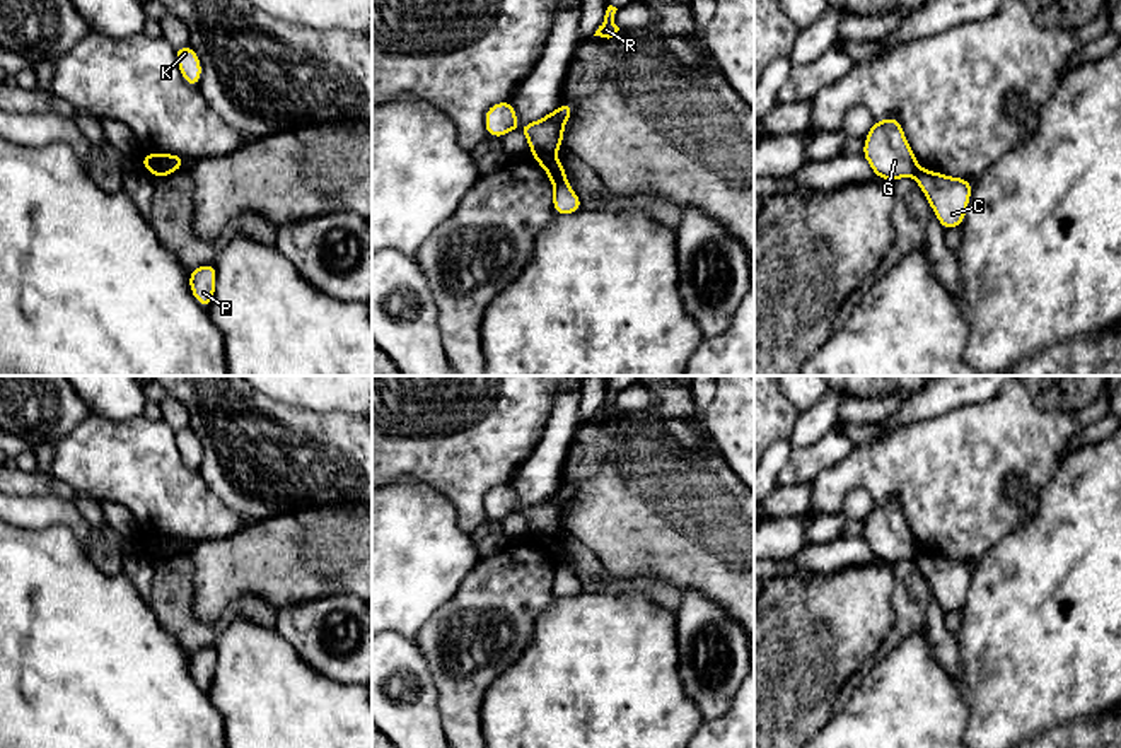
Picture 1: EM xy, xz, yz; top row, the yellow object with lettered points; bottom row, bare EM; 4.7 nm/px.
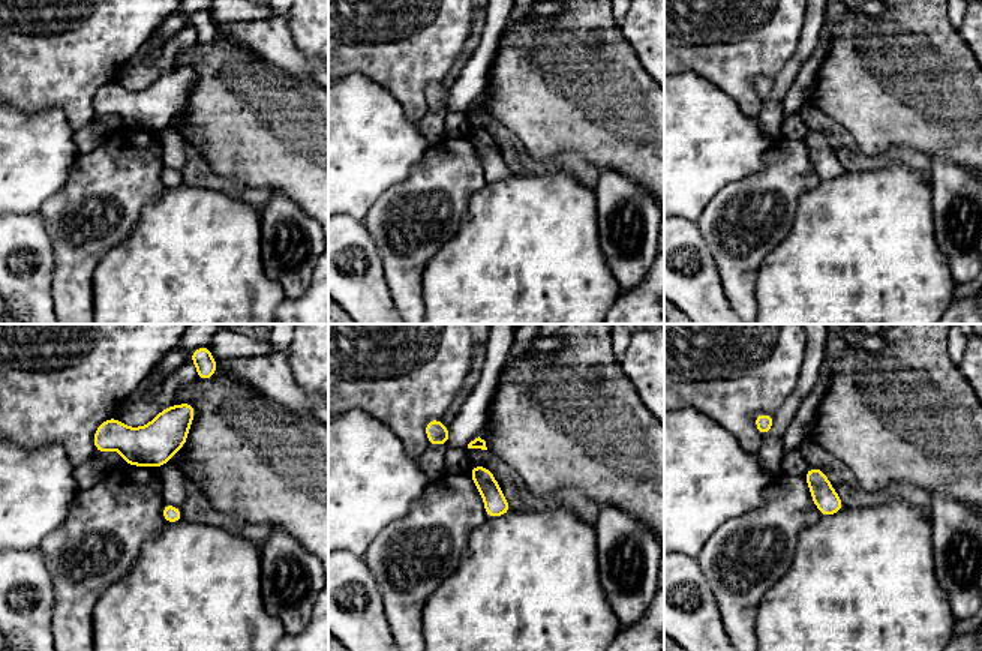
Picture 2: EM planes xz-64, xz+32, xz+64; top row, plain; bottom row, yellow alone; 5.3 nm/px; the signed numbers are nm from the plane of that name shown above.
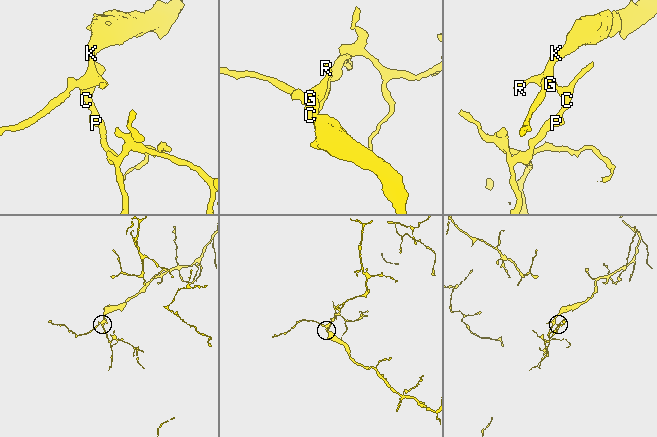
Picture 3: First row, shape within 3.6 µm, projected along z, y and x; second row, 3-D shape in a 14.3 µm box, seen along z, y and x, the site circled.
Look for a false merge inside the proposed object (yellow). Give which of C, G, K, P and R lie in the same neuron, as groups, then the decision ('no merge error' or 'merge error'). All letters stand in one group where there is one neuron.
C P / G K R | merge error

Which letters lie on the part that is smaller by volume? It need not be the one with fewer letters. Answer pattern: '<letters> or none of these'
C, P

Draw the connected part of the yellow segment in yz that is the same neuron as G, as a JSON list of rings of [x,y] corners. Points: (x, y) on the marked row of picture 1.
[[[894,116],[877,120],[870,126],[862,155],[870,164],[874,174],[887,181],[915,176],[920,169],[918,161],[904,137],[903,125]]]

